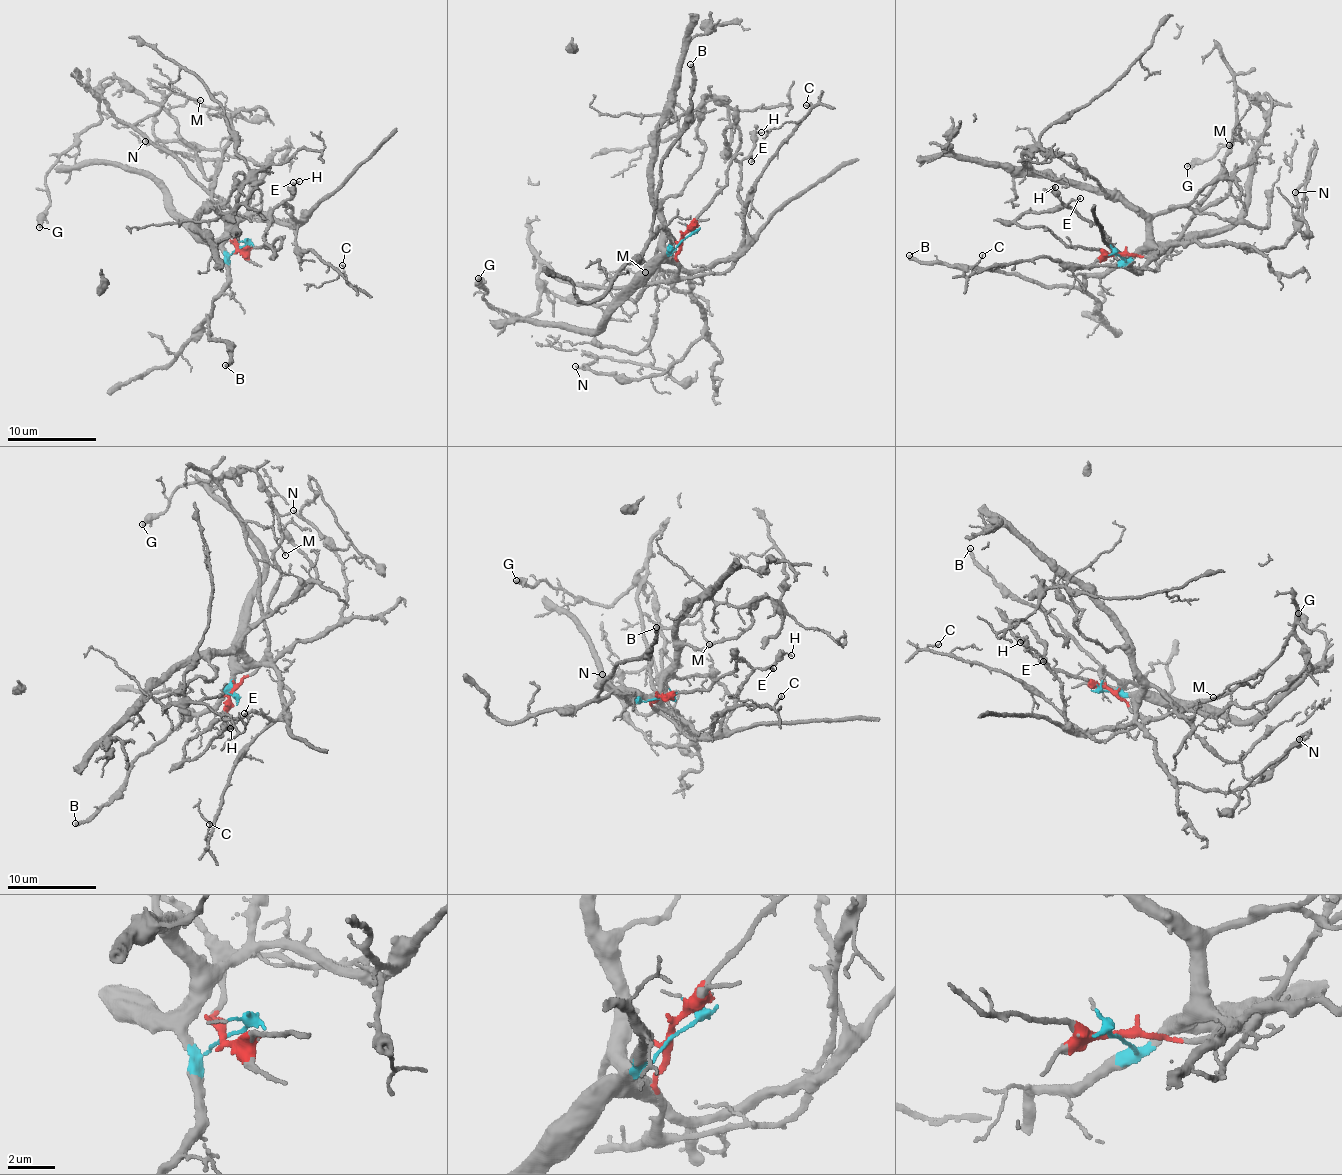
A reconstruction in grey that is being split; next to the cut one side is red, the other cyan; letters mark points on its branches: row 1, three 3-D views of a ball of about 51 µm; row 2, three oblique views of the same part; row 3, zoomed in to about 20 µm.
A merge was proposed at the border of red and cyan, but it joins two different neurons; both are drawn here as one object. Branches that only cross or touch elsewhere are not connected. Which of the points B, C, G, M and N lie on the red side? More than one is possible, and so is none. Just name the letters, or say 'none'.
C, G, M

